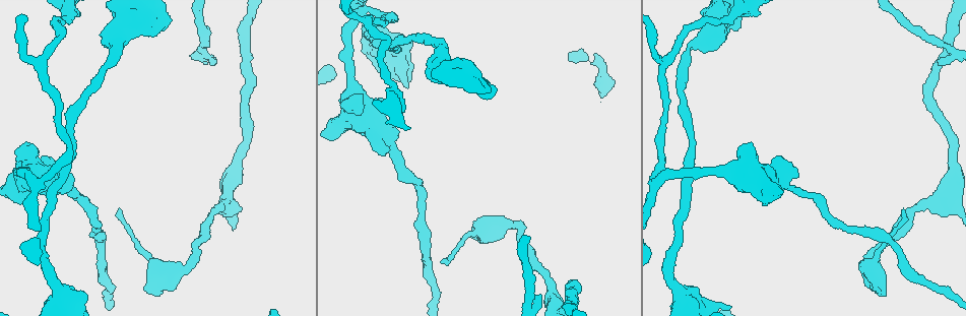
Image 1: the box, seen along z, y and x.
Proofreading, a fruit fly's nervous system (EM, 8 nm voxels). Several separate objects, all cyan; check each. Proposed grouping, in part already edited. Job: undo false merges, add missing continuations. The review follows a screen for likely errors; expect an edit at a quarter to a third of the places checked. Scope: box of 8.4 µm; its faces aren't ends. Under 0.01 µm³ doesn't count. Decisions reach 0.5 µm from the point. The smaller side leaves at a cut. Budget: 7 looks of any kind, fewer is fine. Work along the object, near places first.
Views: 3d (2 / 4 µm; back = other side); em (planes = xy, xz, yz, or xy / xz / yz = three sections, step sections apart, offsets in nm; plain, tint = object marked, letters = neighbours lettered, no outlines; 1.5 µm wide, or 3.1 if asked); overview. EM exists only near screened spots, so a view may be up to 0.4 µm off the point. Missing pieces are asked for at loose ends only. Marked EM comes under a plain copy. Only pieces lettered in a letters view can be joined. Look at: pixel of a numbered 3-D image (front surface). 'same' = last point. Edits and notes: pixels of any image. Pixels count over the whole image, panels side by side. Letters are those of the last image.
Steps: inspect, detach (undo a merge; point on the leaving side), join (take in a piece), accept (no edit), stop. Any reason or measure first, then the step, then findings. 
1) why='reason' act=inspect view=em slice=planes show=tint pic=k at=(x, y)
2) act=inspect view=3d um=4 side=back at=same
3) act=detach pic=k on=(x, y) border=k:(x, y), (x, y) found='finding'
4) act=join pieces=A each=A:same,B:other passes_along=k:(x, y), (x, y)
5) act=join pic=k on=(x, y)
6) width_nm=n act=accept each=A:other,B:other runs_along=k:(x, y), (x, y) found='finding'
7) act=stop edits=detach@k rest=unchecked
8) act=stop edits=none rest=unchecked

why='free end' act=inspect view=3d um=2 pic=1 at=(117, 211)

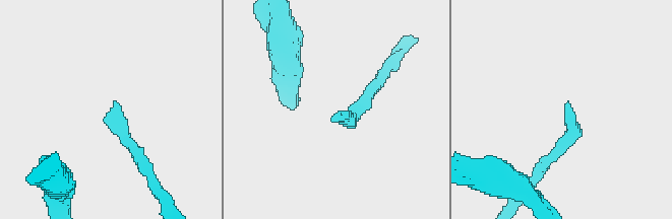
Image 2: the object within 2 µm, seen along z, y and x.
act=inspect view=em slice=xz step=4 show=letters pic=2 at=(566, 103)

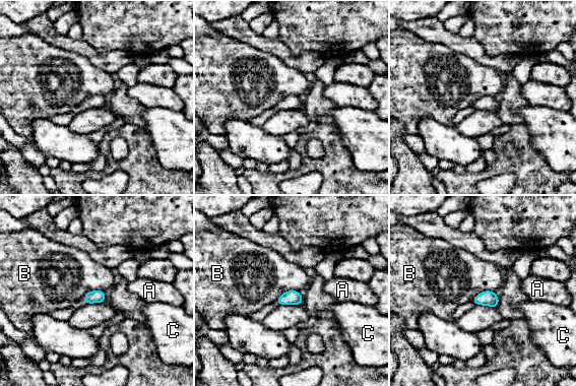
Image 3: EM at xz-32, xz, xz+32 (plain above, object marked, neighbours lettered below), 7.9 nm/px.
width_nm=100 act=accept each=A:other,B:other,C:other border=3:(299, 291), (284, 291), (275, 300) found='none of them fits'

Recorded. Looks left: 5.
act=inspect view=3d um=4 pic=1 at=(194, 260)

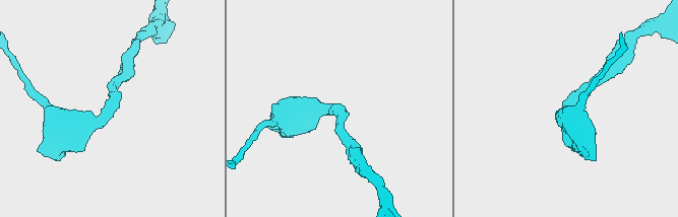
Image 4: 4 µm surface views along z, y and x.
arm_widths_nm=220,360 why='now the EM' act=inspect view=em slice=planes show=letters pic=4 at=(111, 109)

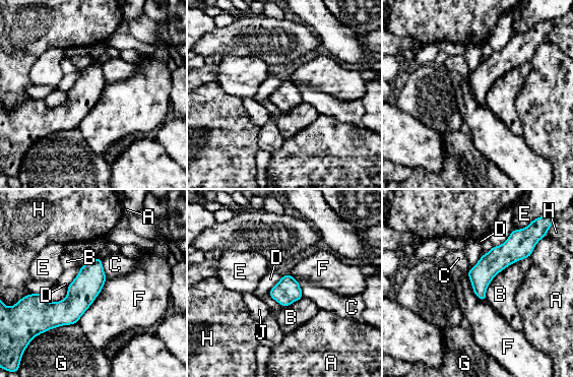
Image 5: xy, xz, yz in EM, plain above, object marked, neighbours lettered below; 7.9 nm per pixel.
longest_contact=B:480nm act=accept each=A:other,B:other,C:other,D:other,E:other,F:other,G:other,H:other,J:other border=5:(528, 257), (503, 268), (486, 300) found='all the same neuron'

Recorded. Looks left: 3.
why='an open end' act=inspect view=em slice=planes show=tint pic=1 at=(211, 62)

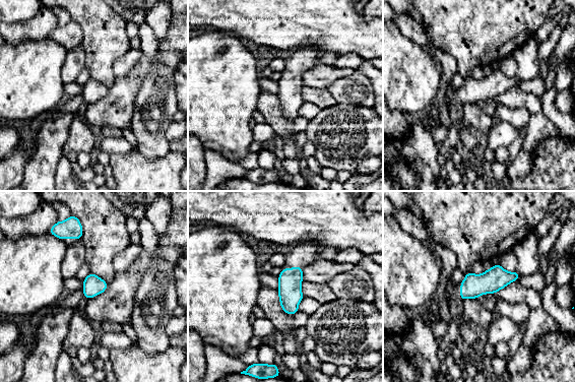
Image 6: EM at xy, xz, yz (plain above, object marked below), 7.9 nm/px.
why='see the neighbours' act=inspect view=em slice=planes show=letters at=same

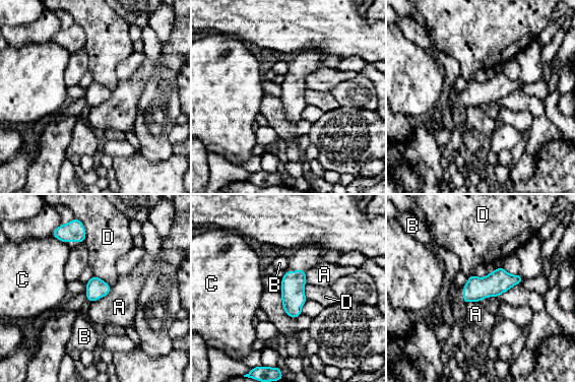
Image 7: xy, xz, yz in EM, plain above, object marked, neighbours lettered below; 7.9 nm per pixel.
width_nm=160 act=accept each=A:other,B:other,C:other,D:other border=7:(111, 287), (105, 296), (90, 302) found='none of them fits'

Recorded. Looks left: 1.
act=stop edits=none rest=unchecked

